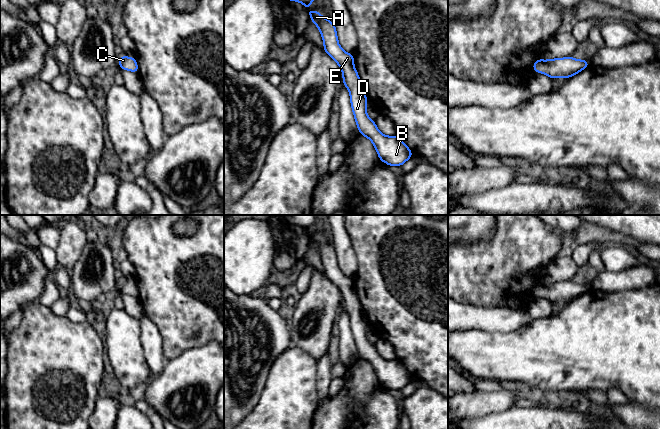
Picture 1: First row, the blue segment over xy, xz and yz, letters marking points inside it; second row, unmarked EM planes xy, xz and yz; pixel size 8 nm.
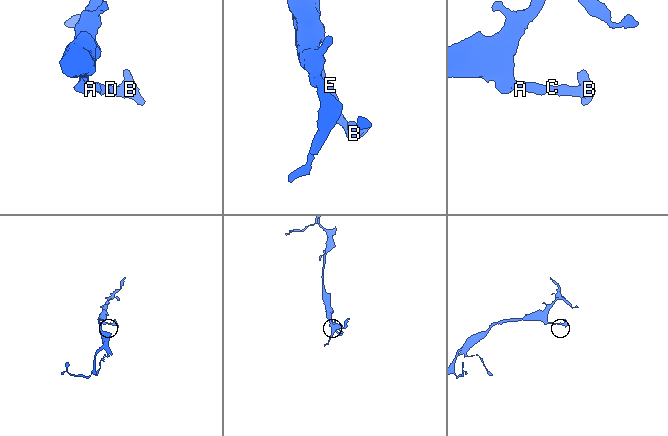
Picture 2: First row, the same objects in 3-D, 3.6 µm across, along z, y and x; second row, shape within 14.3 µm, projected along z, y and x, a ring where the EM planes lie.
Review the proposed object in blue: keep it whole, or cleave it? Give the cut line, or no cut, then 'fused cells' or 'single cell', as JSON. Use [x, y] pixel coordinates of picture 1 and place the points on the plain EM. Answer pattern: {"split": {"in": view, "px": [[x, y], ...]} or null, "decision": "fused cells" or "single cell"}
{"split": null, "decision": "single cell"}

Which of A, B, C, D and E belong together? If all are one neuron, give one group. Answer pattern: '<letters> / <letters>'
A B C D E

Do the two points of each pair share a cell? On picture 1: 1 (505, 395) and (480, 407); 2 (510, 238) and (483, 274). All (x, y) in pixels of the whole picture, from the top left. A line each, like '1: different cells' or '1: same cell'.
1: same cell
2: same cell

